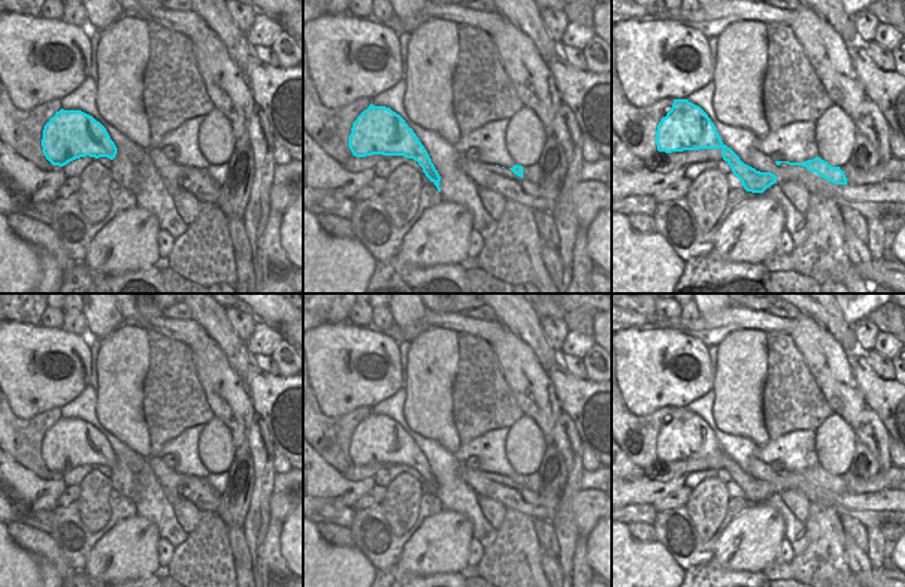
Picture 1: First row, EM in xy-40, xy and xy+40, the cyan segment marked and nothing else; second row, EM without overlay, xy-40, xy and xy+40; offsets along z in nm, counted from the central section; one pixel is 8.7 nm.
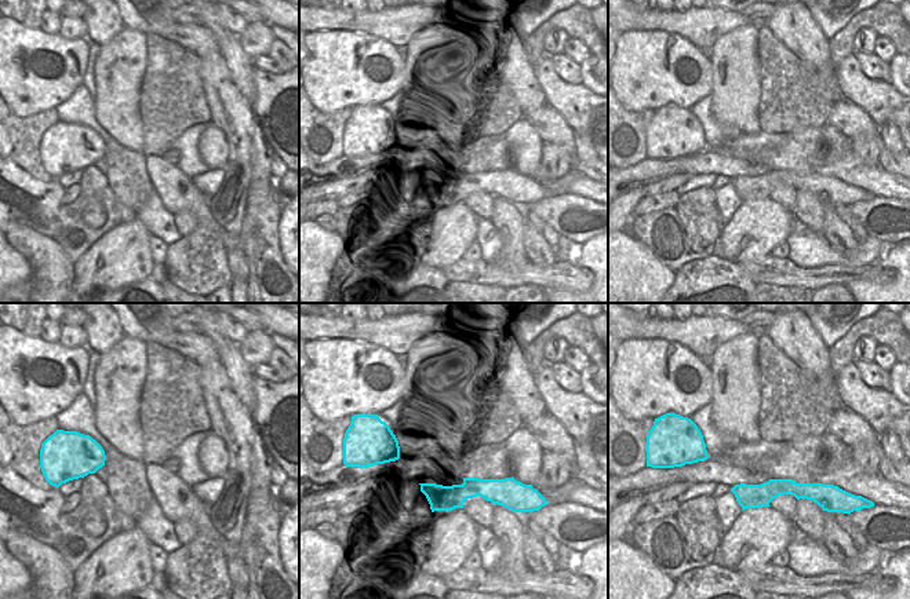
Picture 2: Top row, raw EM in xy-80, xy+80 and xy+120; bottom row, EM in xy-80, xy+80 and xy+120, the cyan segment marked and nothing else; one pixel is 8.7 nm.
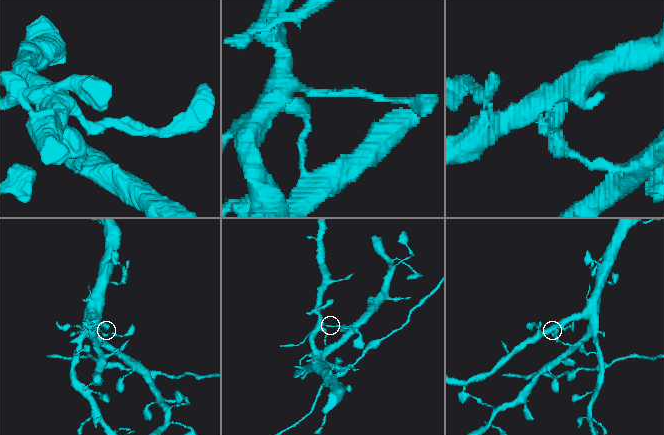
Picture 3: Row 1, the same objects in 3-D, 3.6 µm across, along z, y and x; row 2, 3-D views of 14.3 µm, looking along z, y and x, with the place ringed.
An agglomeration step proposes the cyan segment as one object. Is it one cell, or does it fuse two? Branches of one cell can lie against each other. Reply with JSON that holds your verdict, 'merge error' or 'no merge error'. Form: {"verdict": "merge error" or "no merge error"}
{"verdict": "no merge error"}

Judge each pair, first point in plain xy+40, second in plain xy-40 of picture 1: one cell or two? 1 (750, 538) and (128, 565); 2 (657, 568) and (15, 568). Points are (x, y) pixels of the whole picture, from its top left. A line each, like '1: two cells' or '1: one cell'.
1: one cell
2: one cell

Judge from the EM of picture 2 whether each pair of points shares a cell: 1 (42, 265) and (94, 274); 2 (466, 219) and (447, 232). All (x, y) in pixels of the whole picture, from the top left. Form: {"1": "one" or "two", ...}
{"1": "two", "2": "one"}

